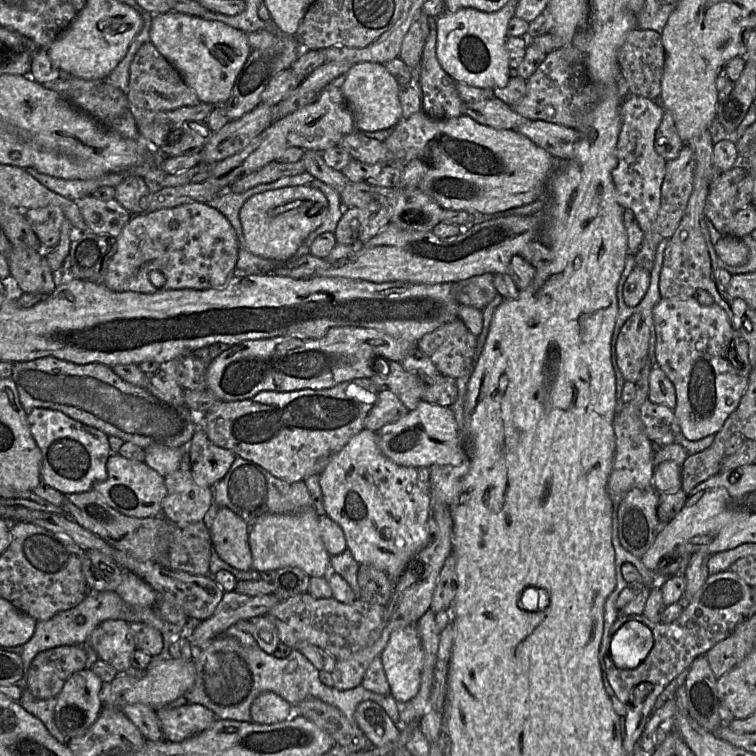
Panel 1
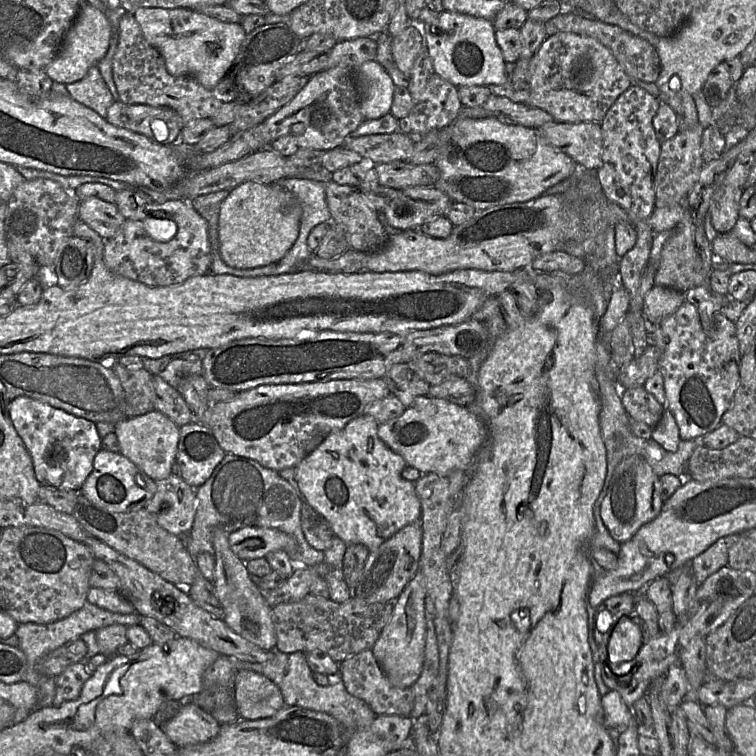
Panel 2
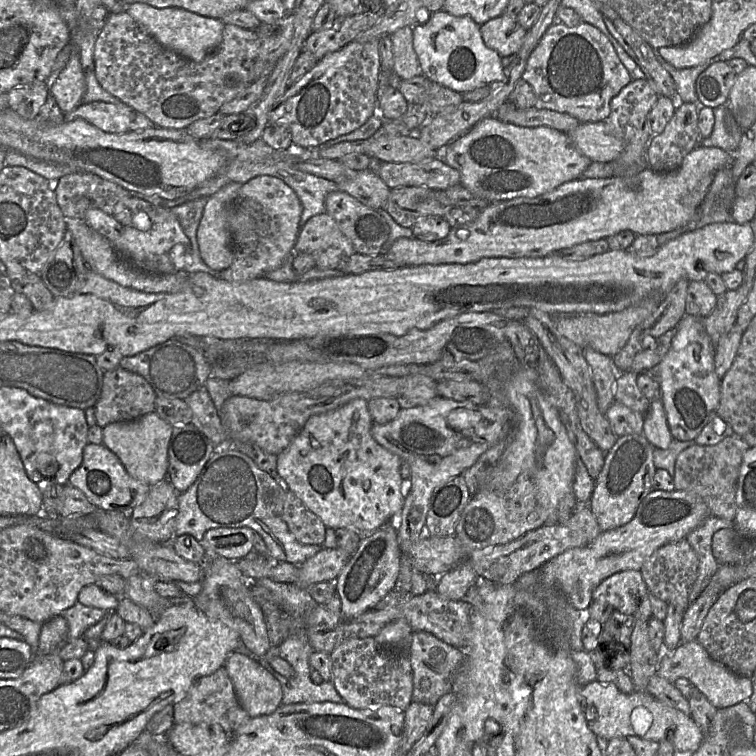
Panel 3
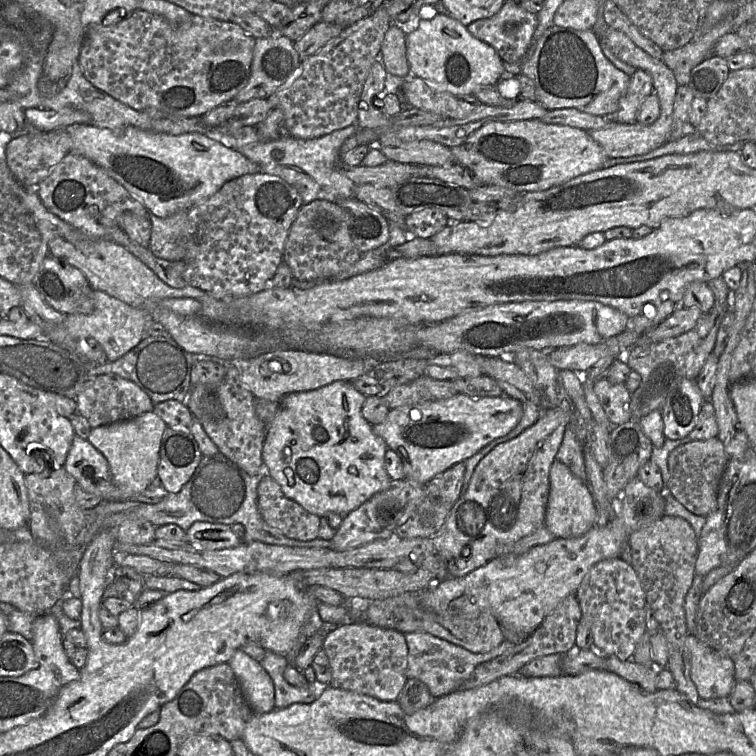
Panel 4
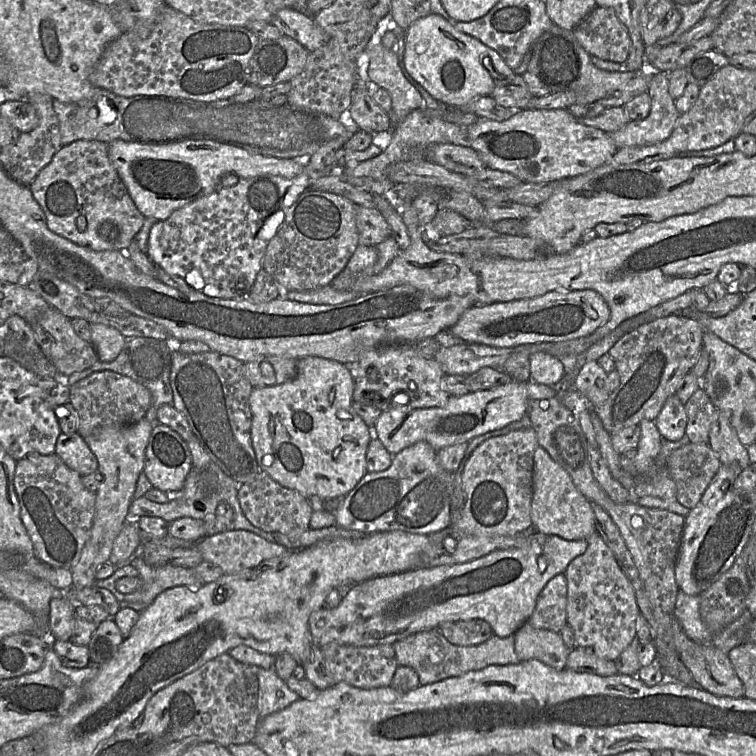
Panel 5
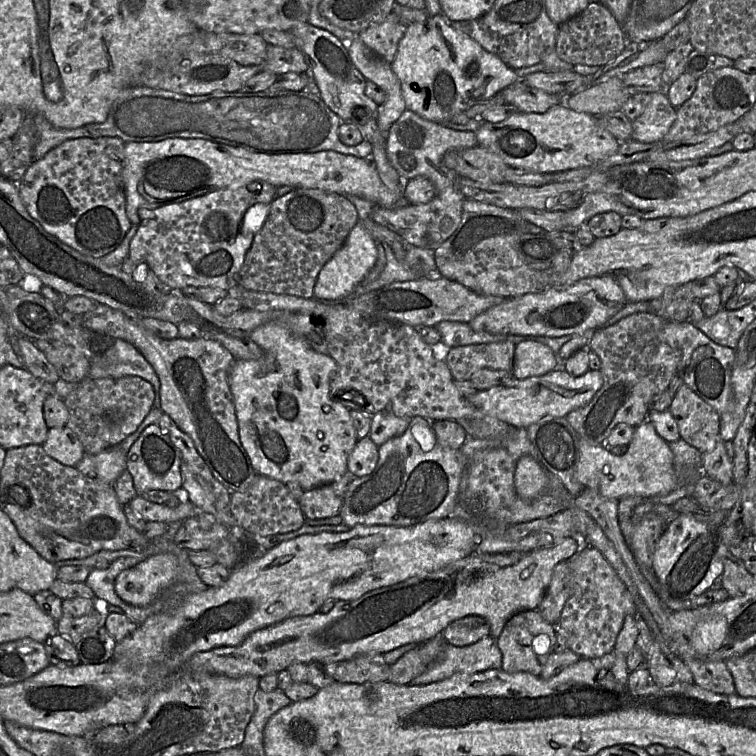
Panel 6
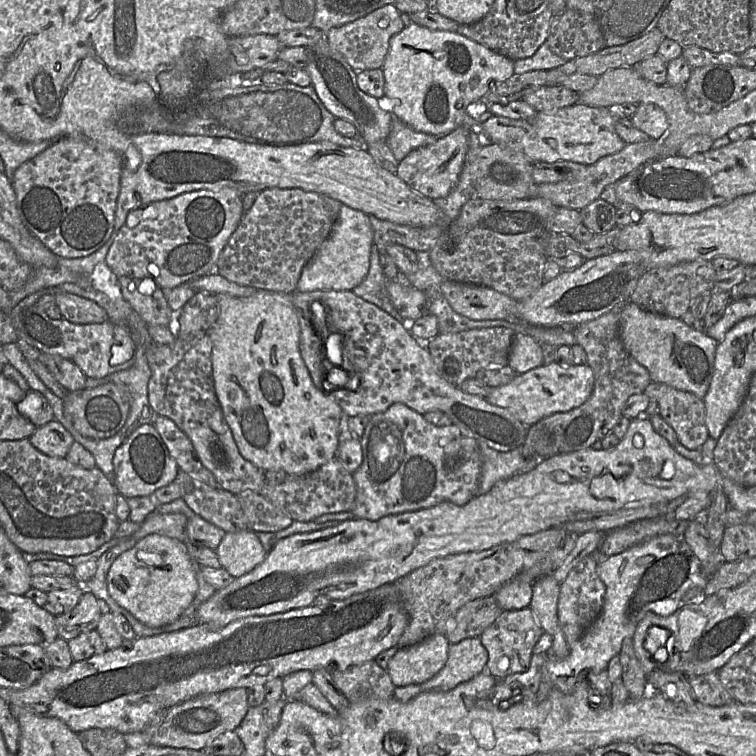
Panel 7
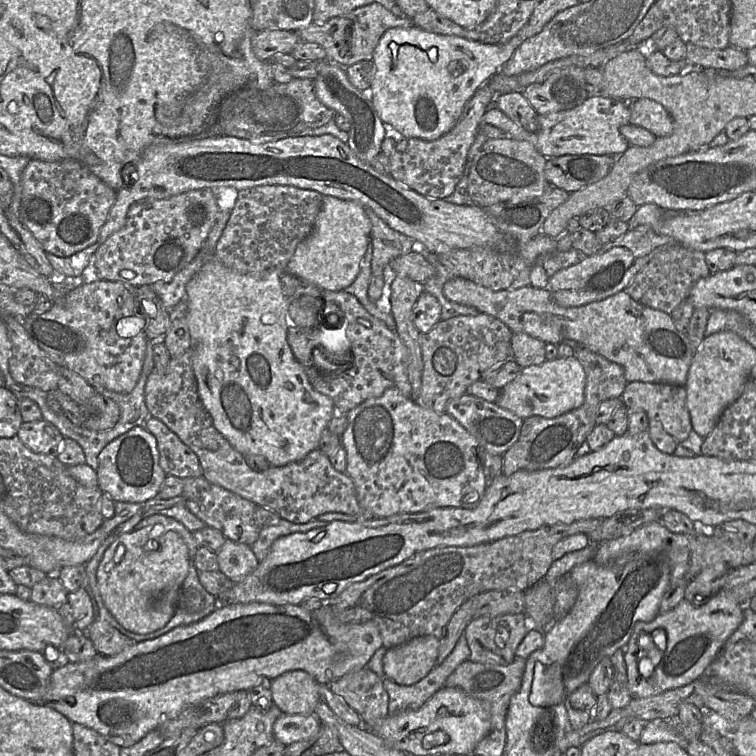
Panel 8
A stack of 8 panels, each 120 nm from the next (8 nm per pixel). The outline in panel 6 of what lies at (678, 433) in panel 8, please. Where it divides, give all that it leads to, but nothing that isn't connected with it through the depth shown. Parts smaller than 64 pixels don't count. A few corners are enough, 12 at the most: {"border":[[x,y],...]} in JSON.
{"border":[[683,384],[668,410],[703,453],[720,439],[720,415]]}

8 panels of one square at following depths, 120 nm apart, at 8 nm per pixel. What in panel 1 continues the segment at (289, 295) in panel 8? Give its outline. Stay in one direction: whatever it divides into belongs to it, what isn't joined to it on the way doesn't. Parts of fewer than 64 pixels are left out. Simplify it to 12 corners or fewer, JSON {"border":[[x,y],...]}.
{"border":[[364,428],[320,474],[355,560],[396,583],[431,495]]}

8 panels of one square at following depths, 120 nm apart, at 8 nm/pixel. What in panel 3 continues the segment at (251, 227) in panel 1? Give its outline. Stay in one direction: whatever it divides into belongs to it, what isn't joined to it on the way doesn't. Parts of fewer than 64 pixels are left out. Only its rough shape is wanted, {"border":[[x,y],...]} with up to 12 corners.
{"border":[[241,186],[210,196],[197,229],[200,256],[215,271],[233,261],[227,218]]}

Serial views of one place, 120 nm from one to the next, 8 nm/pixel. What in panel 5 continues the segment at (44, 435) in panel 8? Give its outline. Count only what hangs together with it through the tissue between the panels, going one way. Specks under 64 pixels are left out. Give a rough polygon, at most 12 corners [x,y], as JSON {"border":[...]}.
{"border":[[61,432],[55,454],[81,476],[98,470],[77,432]]}

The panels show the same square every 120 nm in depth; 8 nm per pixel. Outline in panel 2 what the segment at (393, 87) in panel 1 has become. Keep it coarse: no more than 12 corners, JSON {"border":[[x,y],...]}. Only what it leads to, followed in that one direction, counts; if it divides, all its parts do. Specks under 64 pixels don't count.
{"border":[[376,60],[354,69],[365,120],[390,113],[395,85]]}

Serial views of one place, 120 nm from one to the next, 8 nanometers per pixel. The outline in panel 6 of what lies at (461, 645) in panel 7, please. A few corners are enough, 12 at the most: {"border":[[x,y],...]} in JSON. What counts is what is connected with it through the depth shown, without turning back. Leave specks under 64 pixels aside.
{"border":[[491,635],[462,647],[445,642],[436,660],[408,685],[455,673],[501,669]]}

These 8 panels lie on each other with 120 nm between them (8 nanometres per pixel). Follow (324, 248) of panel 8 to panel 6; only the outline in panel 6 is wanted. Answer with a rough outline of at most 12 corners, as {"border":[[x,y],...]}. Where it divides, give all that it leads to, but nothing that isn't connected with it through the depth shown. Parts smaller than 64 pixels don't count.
{"border":[[358,222],[323,266],[314,298],[349,297],[377,260]]}

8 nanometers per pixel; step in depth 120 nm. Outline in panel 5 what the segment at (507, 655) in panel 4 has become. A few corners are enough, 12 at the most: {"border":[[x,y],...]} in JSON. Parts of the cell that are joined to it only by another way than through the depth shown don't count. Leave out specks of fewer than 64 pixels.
{"border":[[567,579],[543,588],[528,622],[560,633],[567,624]]}

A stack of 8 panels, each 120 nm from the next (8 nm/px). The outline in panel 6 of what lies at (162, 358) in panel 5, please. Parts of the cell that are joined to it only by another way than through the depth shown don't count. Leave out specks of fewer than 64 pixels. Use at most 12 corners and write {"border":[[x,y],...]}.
{"border":[[114,339],[88,378],[141,377],[154,388],[151,411],[118,444],[127,452],[143,430],[158,424],[160,380],[144,355]]}

